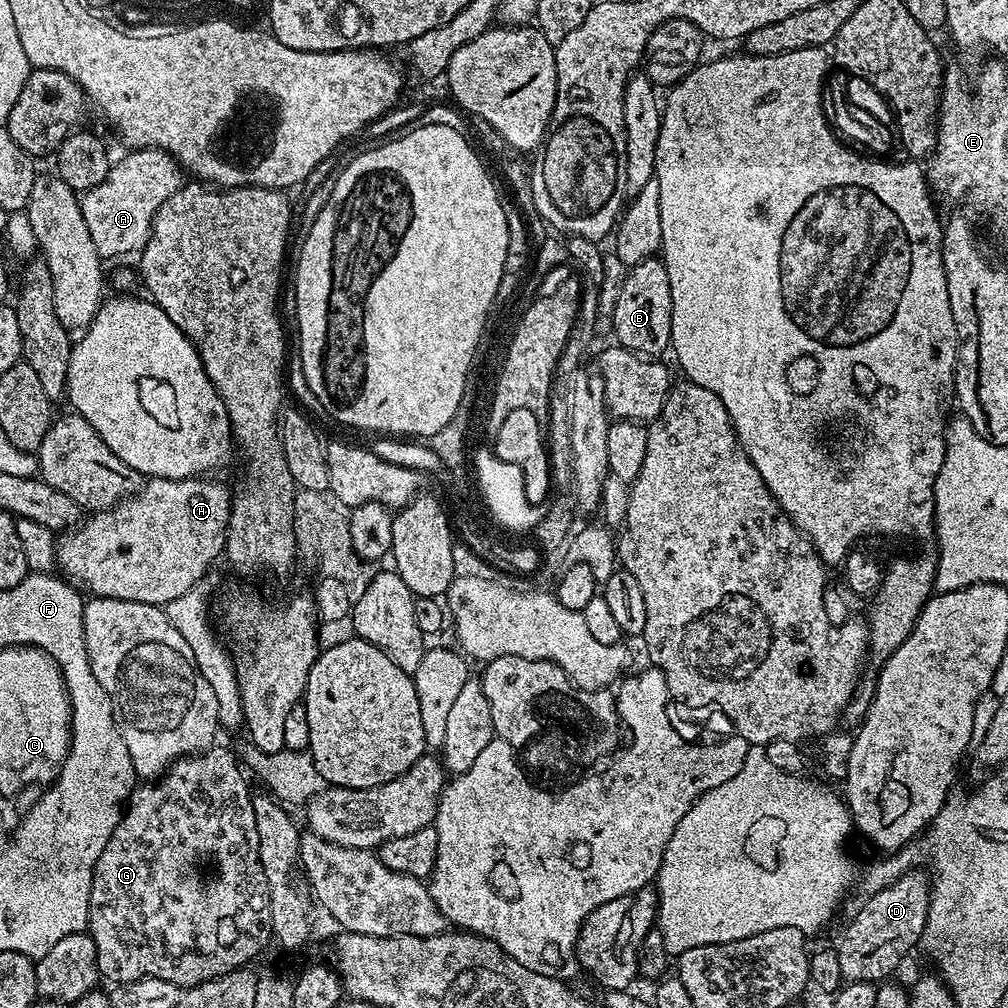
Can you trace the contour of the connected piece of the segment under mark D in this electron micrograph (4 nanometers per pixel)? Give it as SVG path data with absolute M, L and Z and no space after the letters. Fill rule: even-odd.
M912 868L893 880L884 888L873 891L872 896L861 906L847 926L840 942L836 944L838 964L847 983L866 981L880 982L889 979L889 976L909 954L910 950L921 943L925 930L925 922L929 912L929 898L931 883L929 875L920 868Z

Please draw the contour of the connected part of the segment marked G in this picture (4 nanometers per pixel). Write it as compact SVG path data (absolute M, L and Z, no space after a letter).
M213 746L197 755L183 756L155 782L144 782L133 788L124 814L114 834L110 834L110 842L106 842L106 850L102 850L96 865L92 868L86 931L98 950L98 970L101 977L105 981L110 980L113 985L134 982L136 979L145 979L149 976L165 979L166 982L179 985L181 989L192 988L204 980L227 976L230 972L243 969L247 965L244 963L254 959L267 946L268 940L270 944L273 939L272 919L268 905L268 883L264 867L258 858L258 826L254 822L253 793L248 792L248 784L244 781L245 773L242 771L237 753L220 747Z

